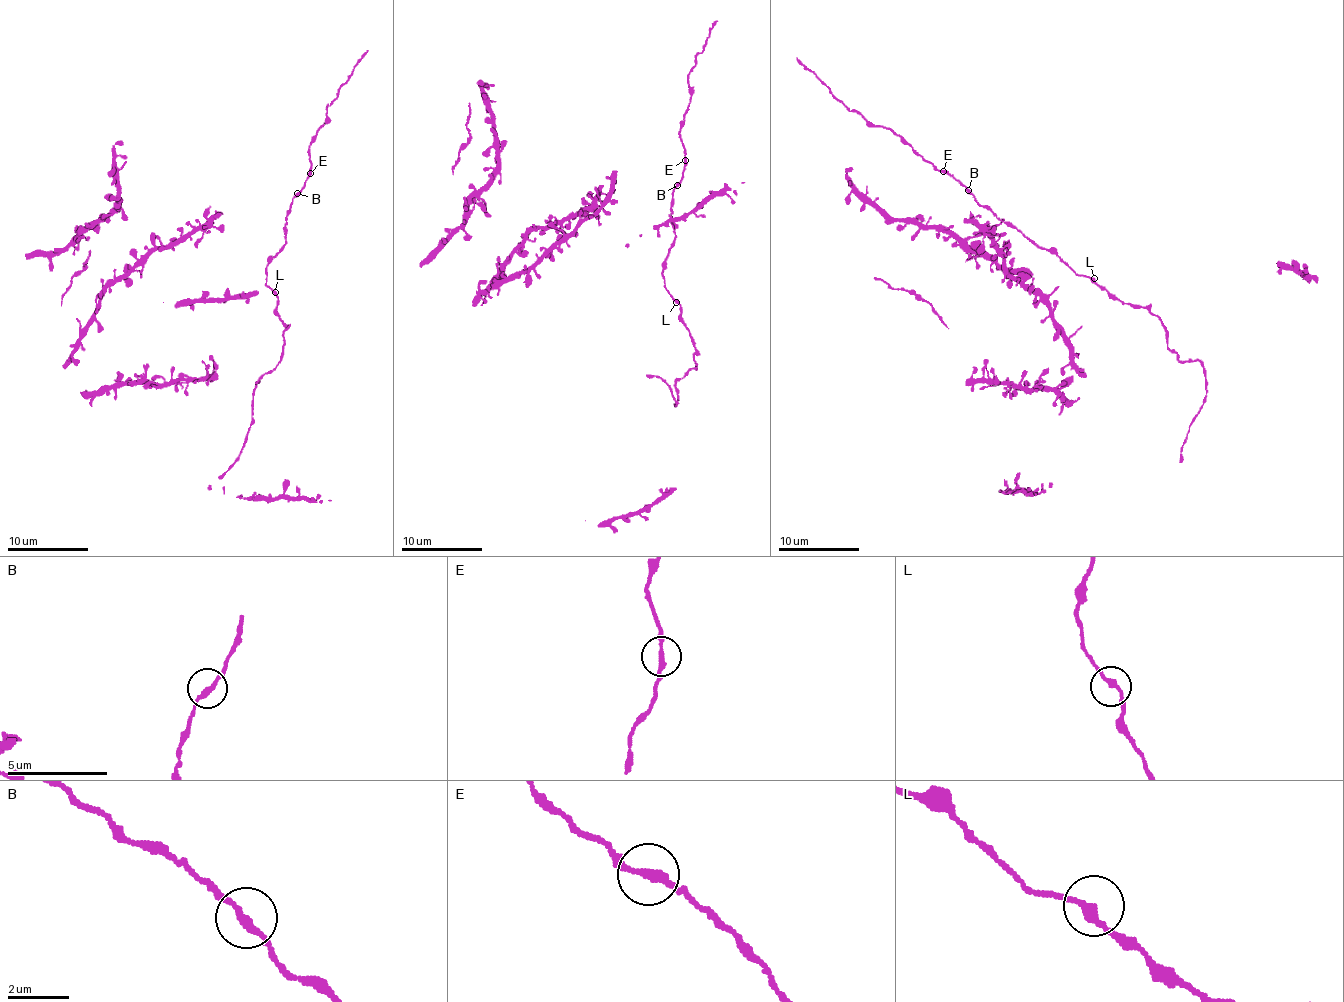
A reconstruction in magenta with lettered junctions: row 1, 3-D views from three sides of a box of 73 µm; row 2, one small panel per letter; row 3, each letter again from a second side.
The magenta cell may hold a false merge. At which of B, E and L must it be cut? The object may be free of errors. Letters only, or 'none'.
none

